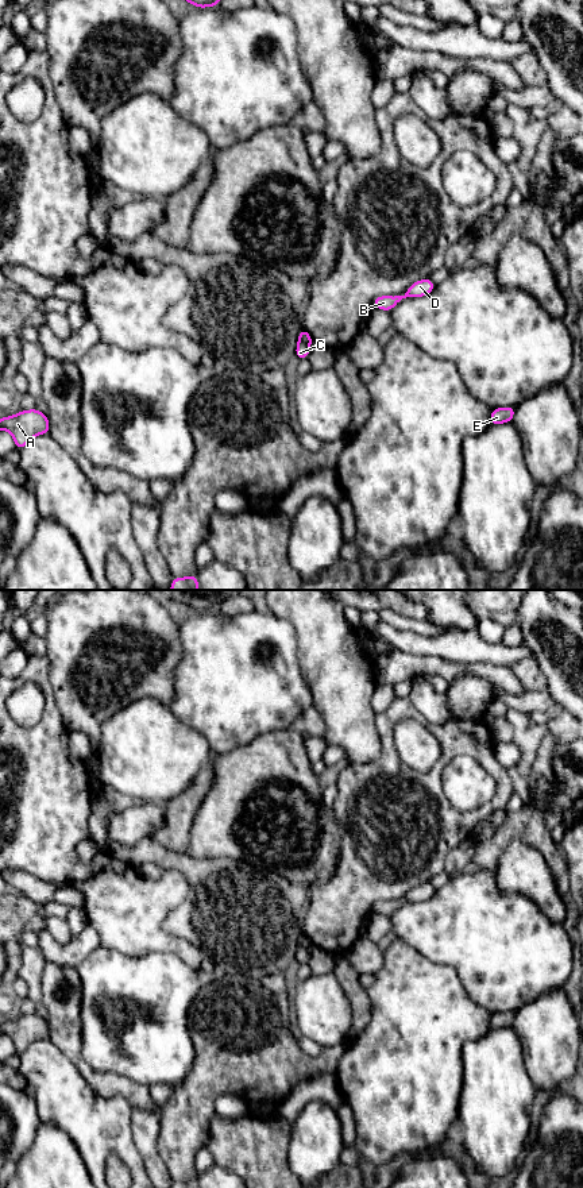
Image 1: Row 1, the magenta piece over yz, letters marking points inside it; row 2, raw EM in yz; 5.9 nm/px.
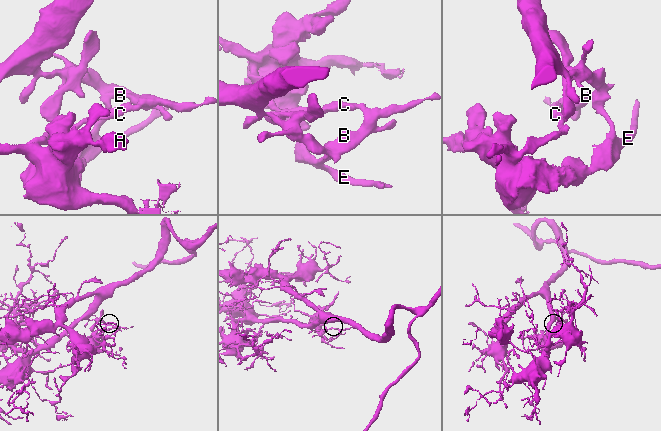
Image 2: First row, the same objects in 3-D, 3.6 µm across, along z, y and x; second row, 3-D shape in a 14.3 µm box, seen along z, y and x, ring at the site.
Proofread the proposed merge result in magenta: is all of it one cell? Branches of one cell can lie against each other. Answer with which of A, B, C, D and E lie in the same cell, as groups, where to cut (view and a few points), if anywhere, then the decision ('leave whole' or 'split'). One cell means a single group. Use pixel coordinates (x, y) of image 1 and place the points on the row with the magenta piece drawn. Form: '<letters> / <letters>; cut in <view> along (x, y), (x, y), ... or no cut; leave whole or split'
A B C E / D; cut in yz along (298, 339), (311, 342); split

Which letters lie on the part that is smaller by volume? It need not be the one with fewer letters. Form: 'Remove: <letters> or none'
Remove: A, B, C, E

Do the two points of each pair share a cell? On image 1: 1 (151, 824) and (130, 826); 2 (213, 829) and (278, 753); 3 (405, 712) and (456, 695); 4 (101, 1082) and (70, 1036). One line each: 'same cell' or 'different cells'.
1: same cell
2: same cell
3: different cells
4: same cell

